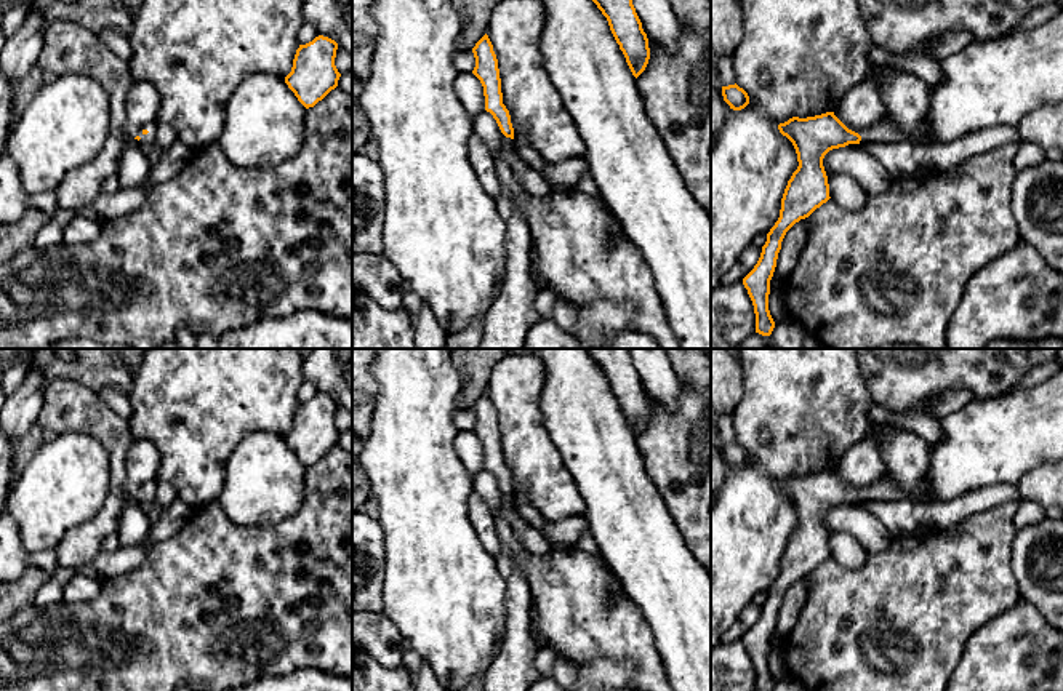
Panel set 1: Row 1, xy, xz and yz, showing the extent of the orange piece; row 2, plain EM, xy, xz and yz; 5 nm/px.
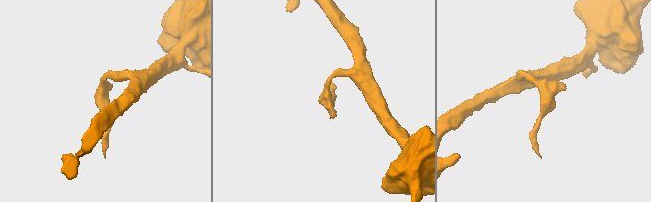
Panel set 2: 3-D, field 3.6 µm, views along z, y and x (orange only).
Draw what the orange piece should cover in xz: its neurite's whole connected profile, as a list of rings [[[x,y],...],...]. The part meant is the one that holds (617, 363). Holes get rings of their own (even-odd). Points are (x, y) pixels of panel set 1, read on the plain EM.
[[[588,349],[588,353],[607,376],[610,389],[637,437],[648,422],[650,406],[629,349]]]

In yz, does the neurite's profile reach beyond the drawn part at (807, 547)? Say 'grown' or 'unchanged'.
grown

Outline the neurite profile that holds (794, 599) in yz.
[[[807,576],[800,577],[786,590],[781,600],[781,608],[778,611],[776,625],[772,635],[778,640],[778,648],[783,646],[786,637],[797,622],[799,613],[807,601],[808,584]]]

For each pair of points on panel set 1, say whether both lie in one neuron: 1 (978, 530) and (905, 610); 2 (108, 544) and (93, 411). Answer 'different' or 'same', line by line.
1: same
2: different

